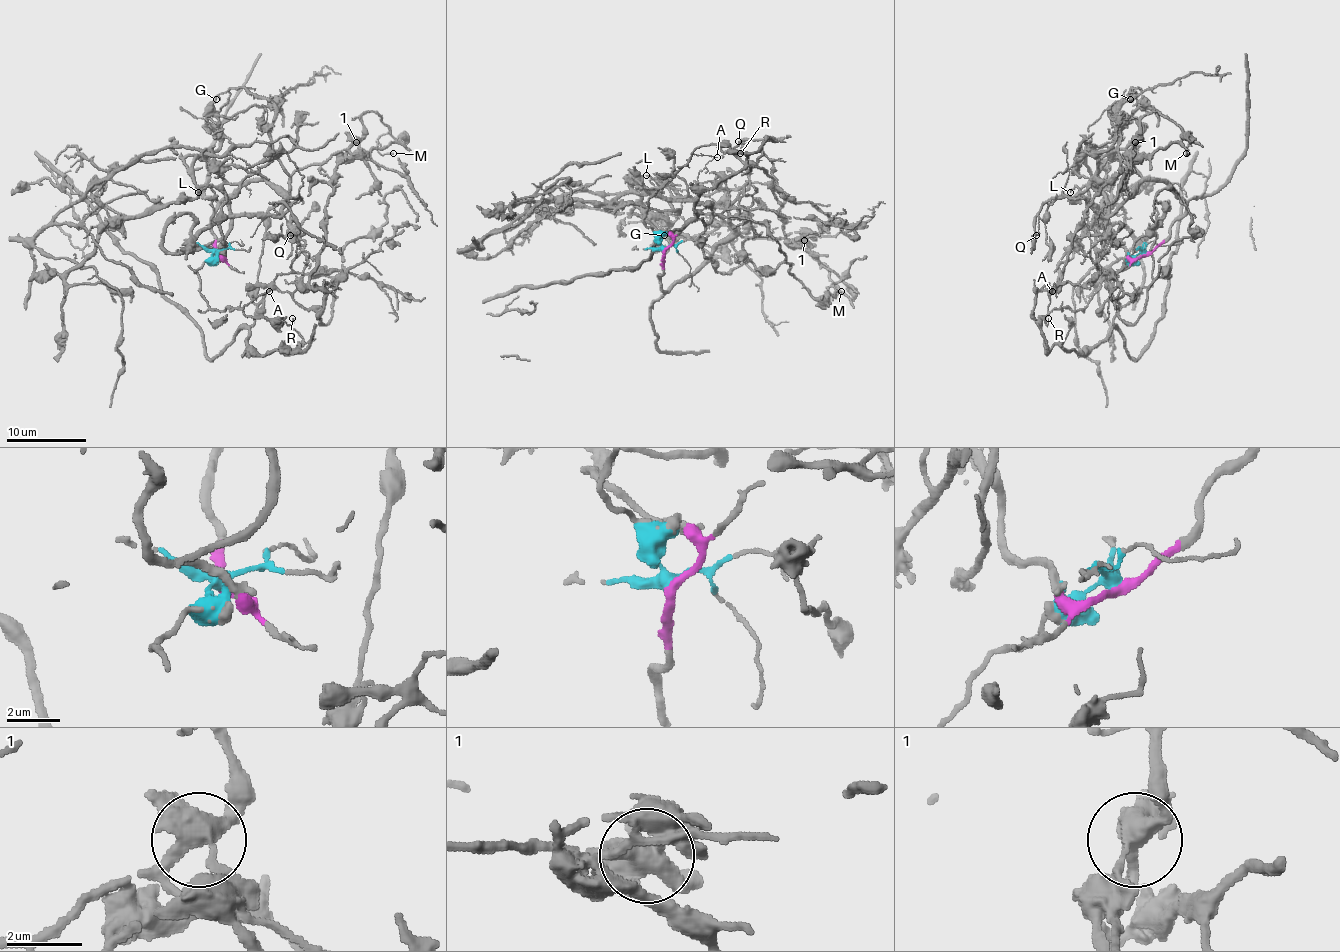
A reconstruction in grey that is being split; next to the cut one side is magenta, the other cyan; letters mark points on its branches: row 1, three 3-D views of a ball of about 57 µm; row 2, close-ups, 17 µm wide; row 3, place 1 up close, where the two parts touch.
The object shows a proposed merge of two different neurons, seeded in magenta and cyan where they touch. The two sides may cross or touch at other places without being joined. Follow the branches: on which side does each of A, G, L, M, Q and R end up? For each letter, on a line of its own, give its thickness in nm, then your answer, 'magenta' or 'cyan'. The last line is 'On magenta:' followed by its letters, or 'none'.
A: 100 nm thick; cyan
G: 160 nm thick; magenta
L: 120 nm thick; magenta
M: 110 nm thick; magenta
Q: 100 nm thick; magenta
R: 90 nm thick; cyan
On magenta: G, L, M, Q

